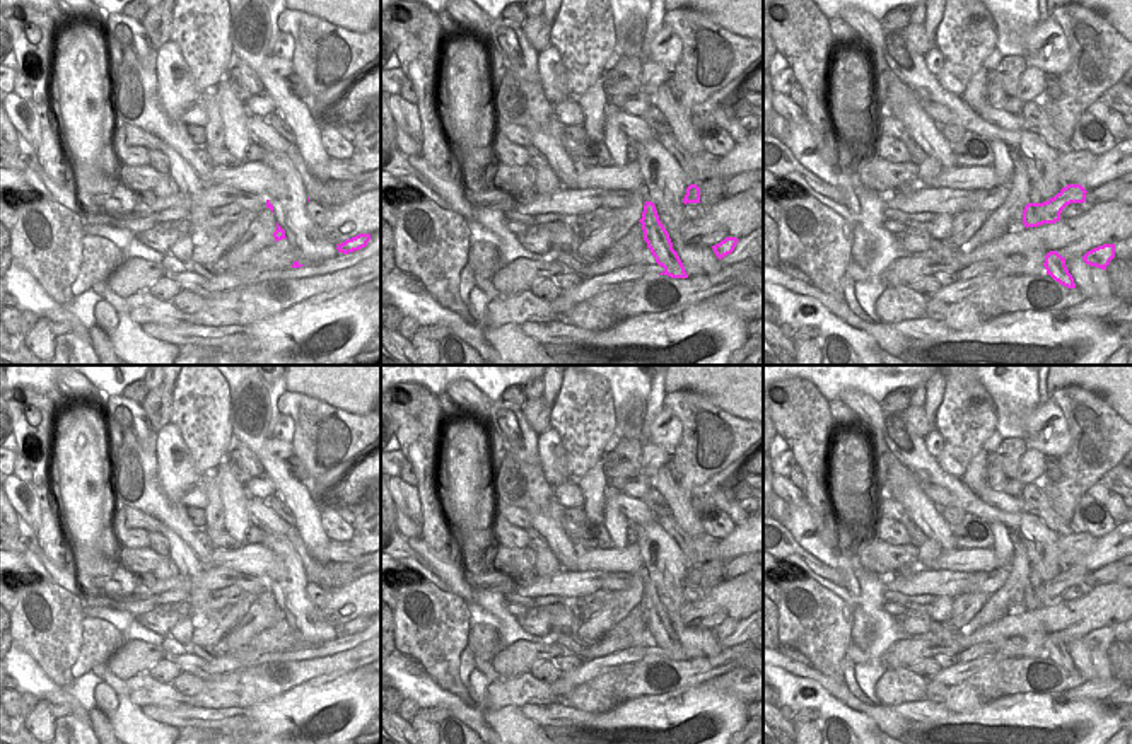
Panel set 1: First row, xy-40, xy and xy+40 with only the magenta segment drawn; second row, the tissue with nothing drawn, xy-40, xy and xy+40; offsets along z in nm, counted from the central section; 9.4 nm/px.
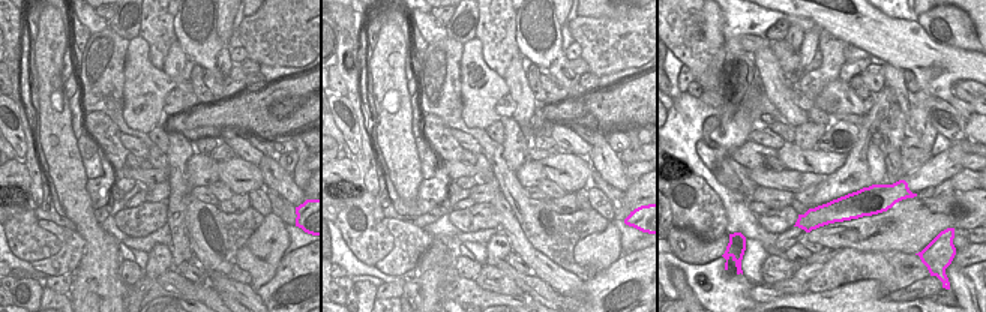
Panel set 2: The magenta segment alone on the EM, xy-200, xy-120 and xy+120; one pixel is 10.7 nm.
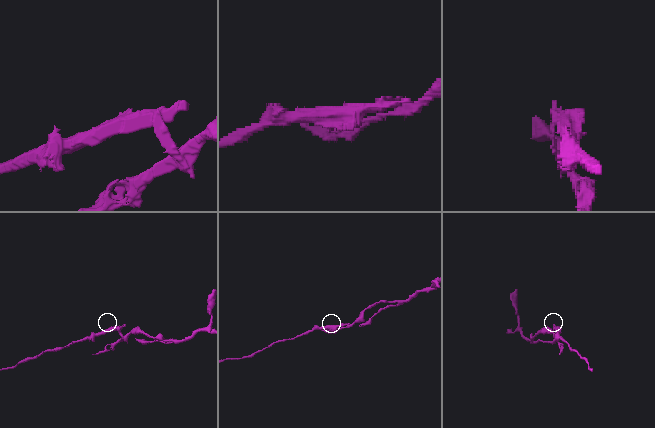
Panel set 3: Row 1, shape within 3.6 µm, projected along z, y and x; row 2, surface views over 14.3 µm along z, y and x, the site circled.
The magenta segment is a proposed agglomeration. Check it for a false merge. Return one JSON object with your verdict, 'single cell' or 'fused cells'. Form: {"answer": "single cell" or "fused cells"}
{"answer": "fused cells"}

